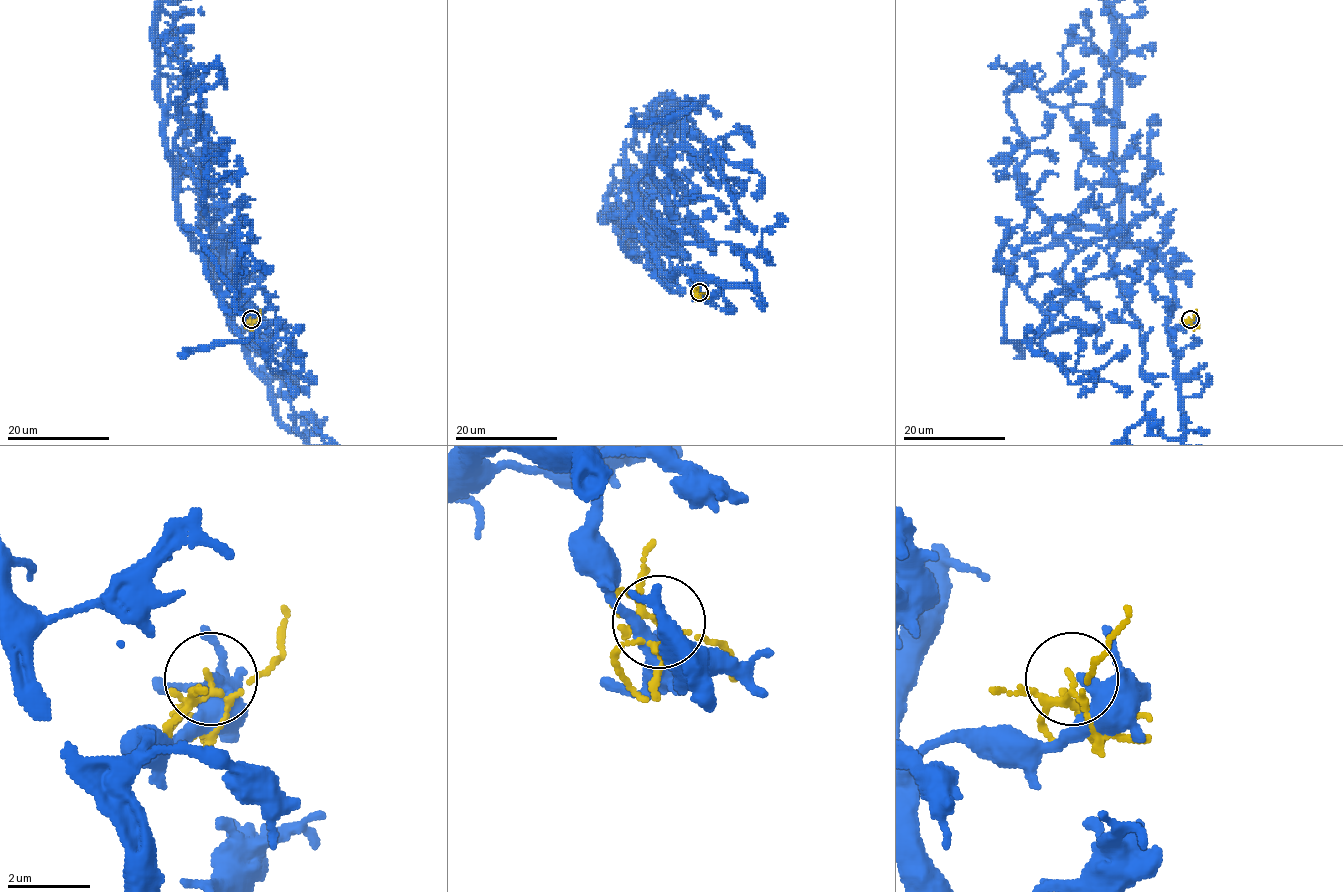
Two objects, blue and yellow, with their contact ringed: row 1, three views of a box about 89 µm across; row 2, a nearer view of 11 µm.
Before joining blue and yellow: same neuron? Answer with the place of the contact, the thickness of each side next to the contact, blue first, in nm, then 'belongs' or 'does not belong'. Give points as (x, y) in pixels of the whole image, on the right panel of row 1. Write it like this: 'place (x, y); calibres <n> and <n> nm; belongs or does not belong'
place (1190, 319); calibres 440 and 130 nm; does not belong

